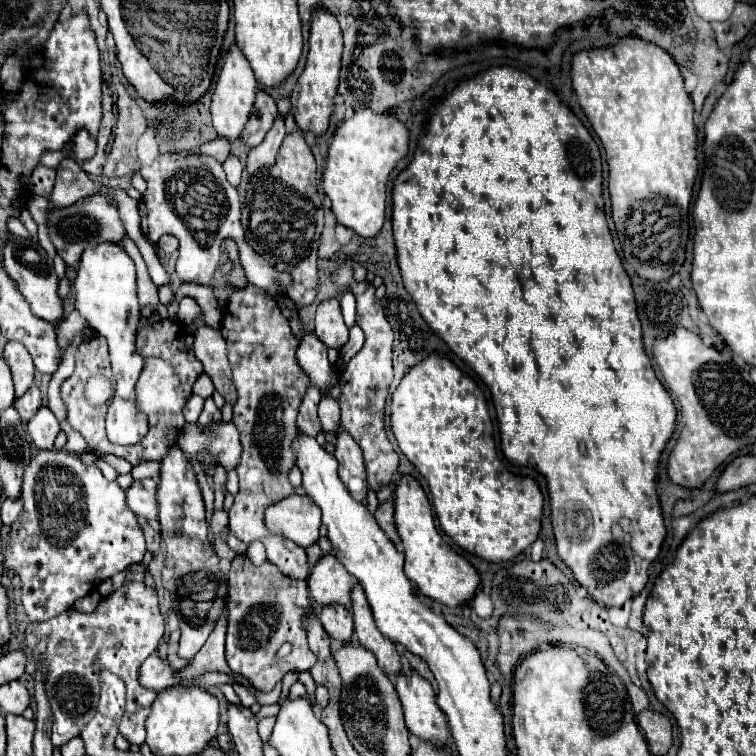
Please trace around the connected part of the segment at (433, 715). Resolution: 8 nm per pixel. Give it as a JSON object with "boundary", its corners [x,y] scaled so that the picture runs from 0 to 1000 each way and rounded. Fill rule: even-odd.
{"boundary":[[[533,884],[522,894],[522,910],[536,939],[538,963],[560,979],[591,987],[591,950],[578,934],[570,902],[552,892],[546,884]]]}

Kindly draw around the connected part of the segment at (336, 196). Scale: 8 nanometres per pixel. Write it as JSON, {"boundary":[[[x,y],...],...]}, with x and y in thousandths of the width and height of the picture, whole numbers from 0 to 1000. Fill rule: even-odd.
{"boundary":[[[478,143],[464,156],[459,156],[446,167],[430,209],[427,251],[438,265],[438,278],[446,286],[448,296],[467,302],[475,312],[483,312],[483,315],[491,315],[504,304],[509,291],[512,238],[517,225],[525,220],[525,214],[538,204],[538,196],[541,196],[541,175],[536,164],[530,164],[520,151],[499,151],[491,143]]]}

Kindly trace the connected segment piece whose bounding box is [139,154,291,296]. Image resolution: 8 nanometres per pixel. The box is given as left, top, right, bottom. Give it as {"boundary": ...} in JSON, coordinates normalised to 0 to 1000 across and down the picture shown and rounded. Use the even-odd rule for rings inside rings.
{"boundary":[[[213,204],[200,220],[189,220],[184,230],[194,238],[194,254],[184,267],[187,304],[197,317],[216,310],[229,310],[237,317],[234,365],[242,373],[266,376],[284,384],[284,360],[290,352],[292,325],[295,317],[306,312],[316,323],[327,370],[343,381],[364,381],[366,389],[374,392],[374,381],[385,376],[385,365],[361,354],[327,323],[324,304],[319,299],[319,265],[313,249],[300,241],[298,228],[263,228],[263,206],[245,209],[234,204]]]}

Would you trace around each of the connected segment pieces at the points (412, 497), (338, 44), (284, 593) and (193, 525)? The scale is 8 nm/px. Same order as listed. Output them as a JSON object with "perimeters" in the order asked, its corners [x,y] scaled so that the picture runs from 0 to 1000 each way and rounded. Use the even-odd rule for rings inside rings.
{"perimeters":[[[[530,630],[520,651],[522,664],[522,696],[533,720],[536,733],[536,759],[552,775],[560,788],[589,799],[589,802],[610,802],[620,796],[634,775],[631,754],[607,735],[583,709],[573,690],[573,677],[567,659],[562,656],[557,640],[546,630]]],[[[414,11],[411,40],[409,40],[409,71],[406,71],[403,90],[393,106],[396,122],[393,122],[393,135],[388,143],[393,167],[401,175],[411,172],[417,180],[422,180],[435,167],[440,127],[446,124],[446,108],[448,108],[448,93],[451,93],[451,69],[454,69],[454,50],[451,50],[448,29],[430,11]]],[[[311,735],[311,741],[306,743],[306,757],[303,757],[300,767],[303,767],[303,775],[306,775],[303,778],[303,833],[300,833],[300,876],[303,876],[303,884],[313,892],[321,892],[327,899],[332,899],[332,905],[343,915],[358,915],[364,910],[364,905],[374,897],[374,892],[382,889],[382,886],[393,886],[393,889],[411,886],[419,868],[411,862],[411,857],[406,852],[406,839],[398,831],[398,815],[411,802],[406,770],[380,765],[358,743],[351,743],[348,749],[337,749],[327,735]],[[377,849],[388,852],[388,862],[377,870],[364,870],[364,862]]],[[[234,587],[224,590],[213,608],[208,667],[210,667],[210,690],[213,690],[213,709],[218,717],[221,749],[229,754],[229,765],[221,770],[221,783],[229,796],[226,807],[234,812],[239,833],[234,865],[245,873],[253,873],[269,857],[271,847],[284,831],[300,778],[298,778],[298,759],[290,749],[290,738],[279,728],[271,667],[258,622]]]]}

